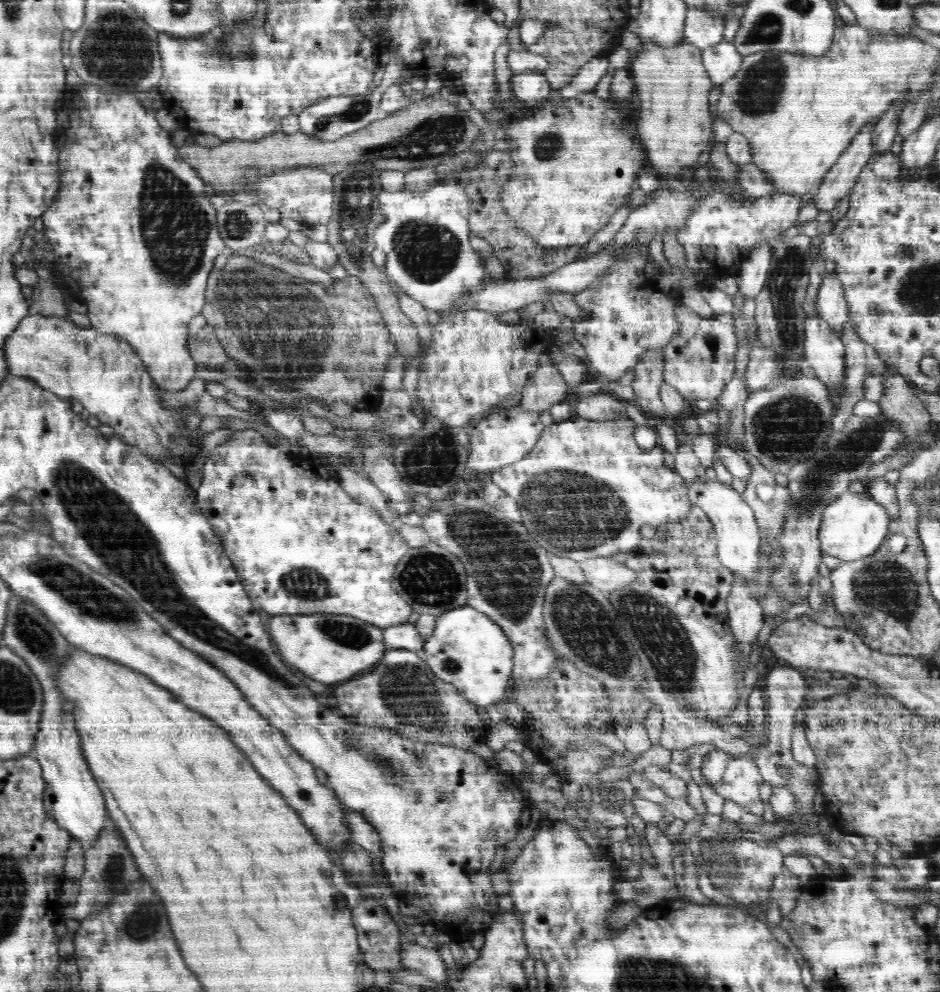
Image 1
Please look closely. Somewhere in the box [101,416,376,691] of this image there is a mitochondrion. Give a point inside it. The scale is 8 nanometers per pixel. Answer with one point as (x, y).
(306, 584)

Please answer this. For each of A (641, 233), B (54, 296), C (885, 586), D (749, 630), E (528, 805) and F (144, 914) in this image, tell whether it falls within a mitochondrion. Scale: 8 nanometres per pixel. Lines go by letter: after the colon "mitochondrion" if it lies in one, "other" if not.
A: mitochondrion
B: mitochondrion
C: mitochondrion
D: other
E: other
F: mitochondrion

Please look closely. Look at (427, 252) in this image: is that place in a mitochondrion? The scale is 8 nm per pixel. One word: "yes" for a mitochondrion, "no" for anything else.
yes

